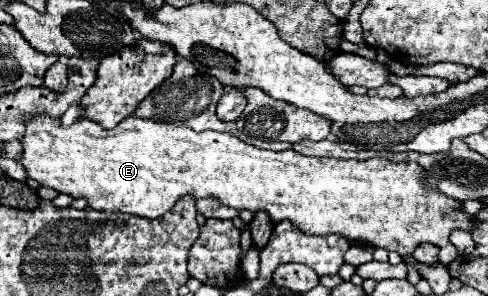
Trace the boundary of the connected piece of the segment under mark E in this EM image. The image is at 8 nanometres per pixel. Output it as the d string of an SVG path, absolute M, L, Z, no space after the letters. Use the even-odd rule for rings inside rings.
M46 115L28 121L26 127L28 129L22 137L24 155L20 163L26 167L30 179L36 179L40 185L52 187L74 199L82 197L96 211L120 211L156 219L184 197L192 197L194 201L212 197L220 201L220 205L238 211L248 209L254 215L258 211L266 211L274 223L288 219L308 235L338 233L346 239L364 239L386 251L398 251L402 257L410 255L416 245L428 241L440 247L442 265L450 265L456 259L456 249L448 239L450 231L472 229L470 215L460 211L460 203L456 199L442 195L432 185L424 185L424 171L416 163L392 163L384 157L366 161L306 157L292 149L258 149L224 131L196 133L188 127L138 117L126 117L110 131L88 119L80 119L72 127L64 129L58 119L50 119Z

